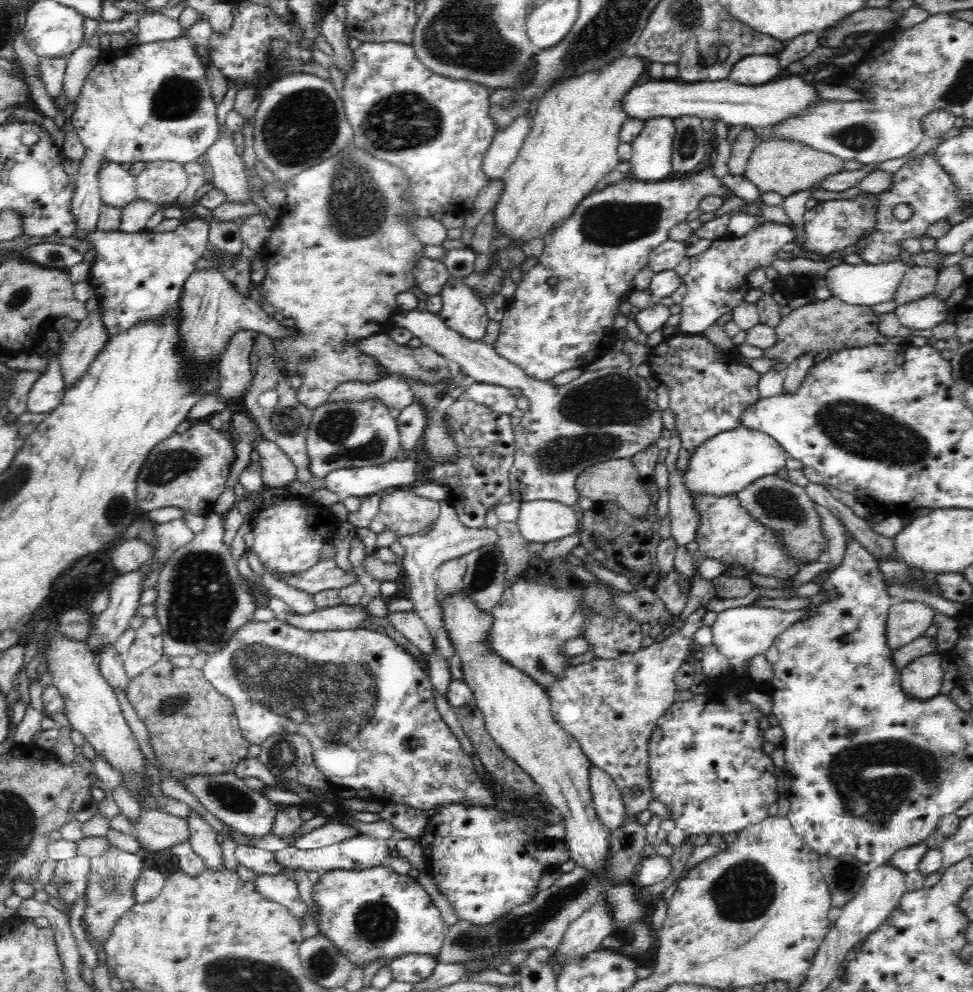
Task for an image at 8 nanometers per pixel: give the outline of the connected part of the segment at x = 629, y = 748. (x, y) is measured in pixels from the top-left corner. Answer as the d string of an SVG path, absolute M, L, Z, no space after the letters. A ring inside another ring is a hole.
M702 606L692 612L692 615L686 616L678 630L667 632L666 640L655 641L649 647L641 648L632 655L622 655L614 660L597 658L588 664L572 666L566 670L560 682L556 682L547 690L553 719L579 742L588 760L608 773L616 783L620 797L624 801L626 820L634 820L639 813L648 810L650 801L654 800L648 743L658 719L674 704L676 674L686 663L685 659L690 655L688 647L694 642L696 631L704 626L703 620L707 613L708 610Z

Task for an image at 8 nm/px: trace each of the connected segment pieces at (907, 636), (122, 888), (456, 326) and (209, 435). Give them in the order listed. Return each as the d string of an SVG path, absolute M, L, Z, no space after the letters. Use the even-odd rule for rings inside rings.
M918 601L895 602L890 606L886 623L886 638L895 651L925 634L938 615L934 609Z
M114 846L102 856L92 857L86 886L86 907L83 914L86 930L90 932L100 944L104 942L106 934L112 930L118 916L122 916L134 904L132 886L142 870L143 857L137 853L124 852Z
M450 276L439 295L442 306L437 314L444 324L470 340L482 340L489 320L486 307L462 278Z
M198 423L182 434L172 433L147 456L137 478L137 505L140 512L176 507L184 514L208 516L214 502L224 492L236 453L232 431L214 429L210 423Z

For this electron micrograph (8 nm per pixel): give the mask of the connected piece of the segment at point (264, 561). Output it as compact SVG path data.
M290 494L270 508L254 513L251 526L251 533L255 537L251 551L264 569L277 579L284 580L306 572L321 560L321 550L334 536L338 518L329 509L320 507L313 501L306 501L304 497Z

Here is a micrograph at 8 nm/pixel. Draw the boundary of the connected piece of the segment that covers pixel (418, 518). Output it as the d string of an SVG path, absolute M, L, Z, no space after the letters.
M395 488L386 492L379 502L379 512L370 522L368 528L371 532L380 533L389 528L396 537L404 534L414 534L428 527L430 522L436 522L439 510L439 501L428 500L414 495L410 488Z

